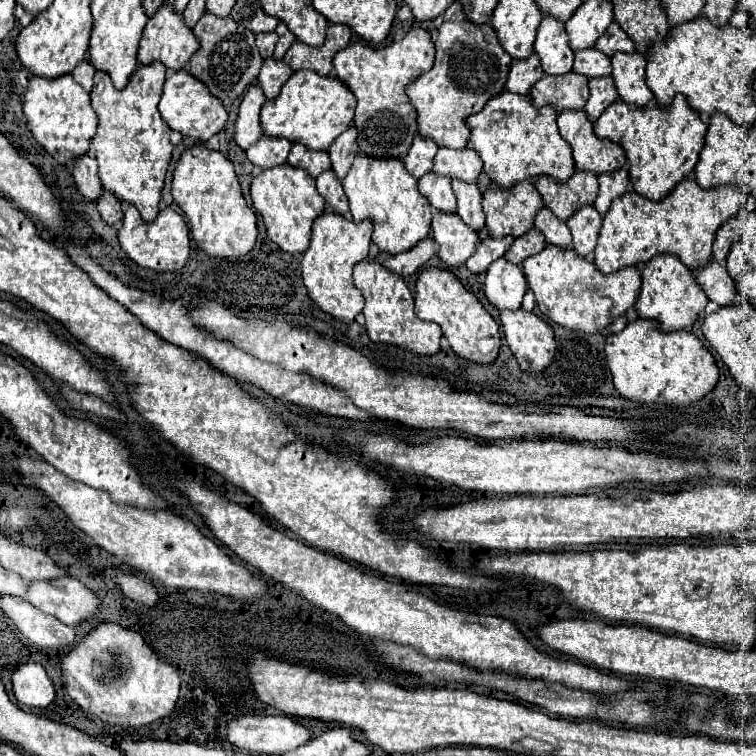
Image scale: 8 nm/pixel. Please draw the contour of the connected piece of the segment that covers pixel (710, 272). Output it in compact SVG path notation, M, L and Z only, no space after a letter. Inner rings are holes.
M711 260L709 266L705 266L699 274L697 274L697 284L703 288L705 296L715 302L717 306L731 306L735 300L735 282L733 278L729 278L727 268L719 266L717 262Z

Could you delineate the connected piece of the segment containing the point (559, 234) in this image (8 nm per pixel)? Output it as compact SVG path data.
M541 208L541 212L535 218L535 228L545 236L545 244L557 246L561 250L567 250L571 246L571 234L565 222L557 222L549 210Z

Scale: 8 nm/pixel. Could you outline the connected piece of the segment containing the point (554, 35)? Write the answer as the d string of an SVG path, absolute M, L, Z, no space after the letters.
M545 16L537 30L535 52L541 60L543 72L551 76L563 76L571 72L573 66L573 50L569 50L565 24Z

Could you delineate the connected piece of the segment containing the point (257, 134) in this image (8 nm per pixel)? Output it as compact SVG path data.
M253 84L239 106L239 116L235 120L235 142L241 150L249 150L263 134L259 126L259 110L265 104L265 96L261 94L259 86Z

